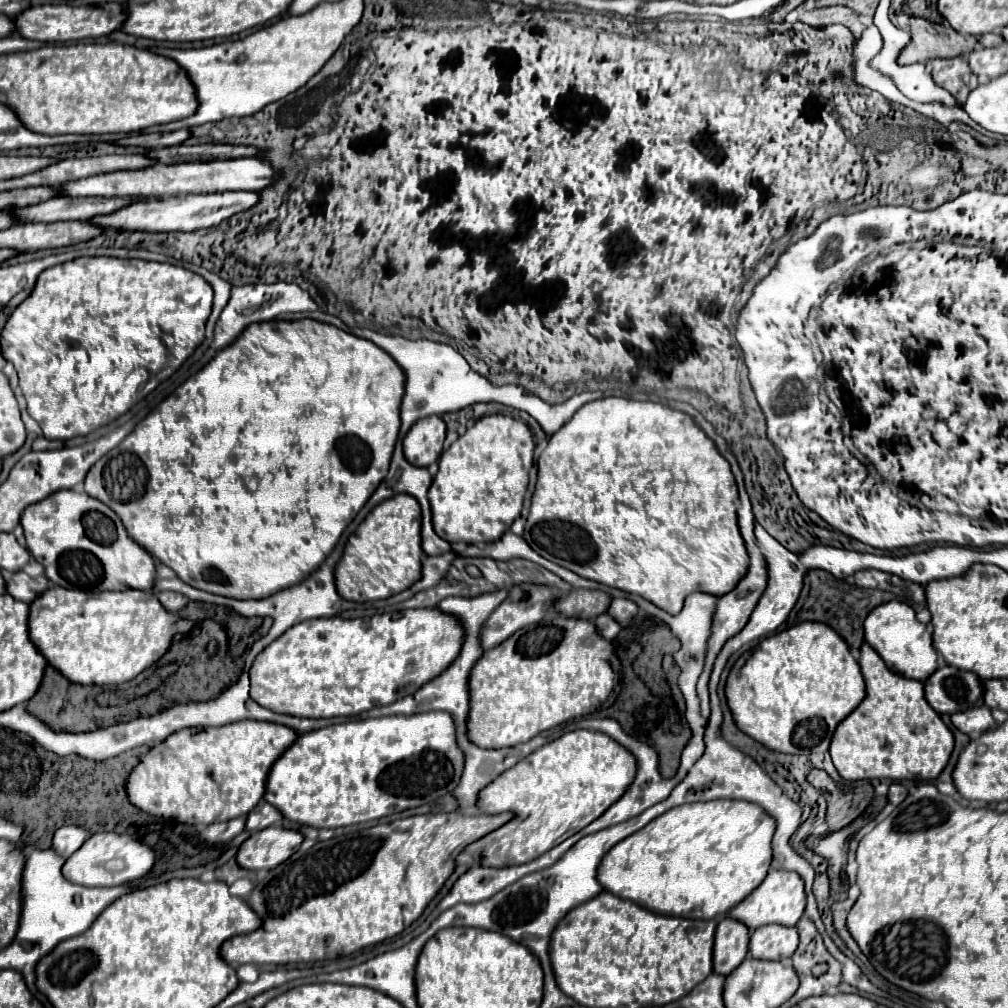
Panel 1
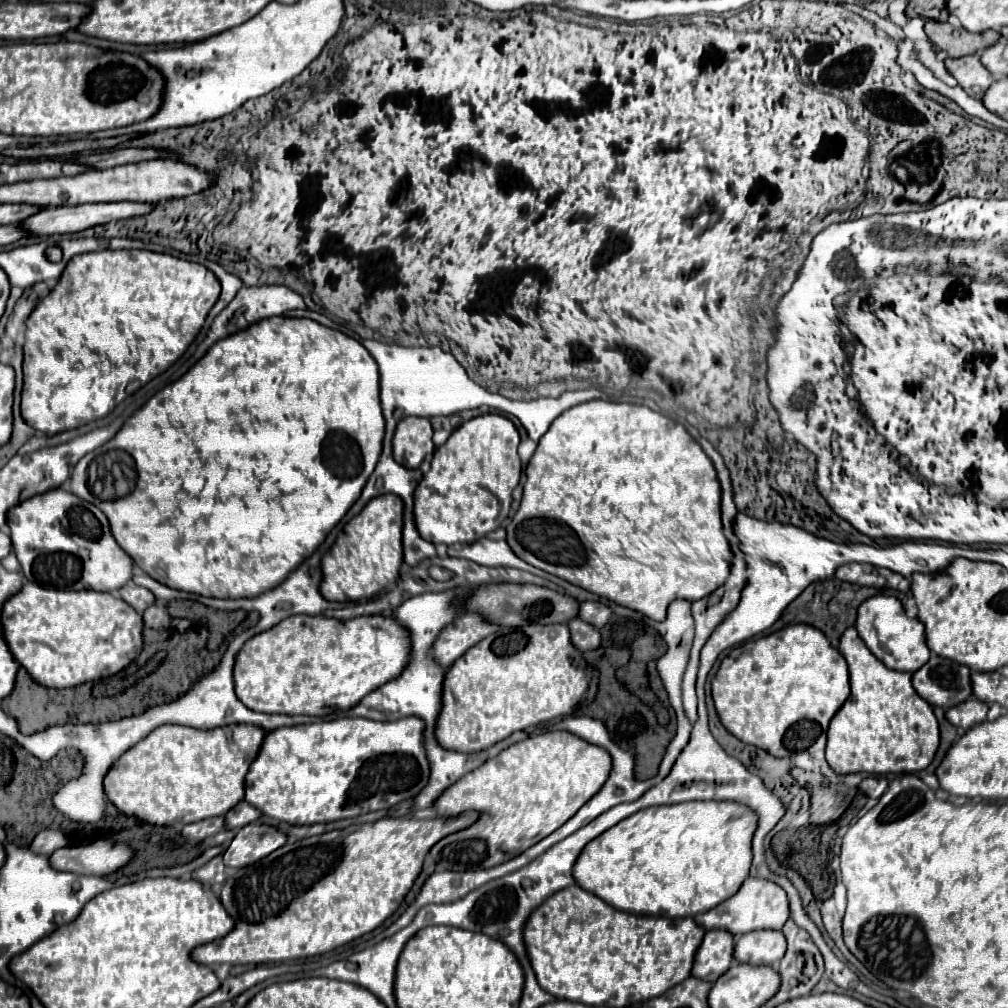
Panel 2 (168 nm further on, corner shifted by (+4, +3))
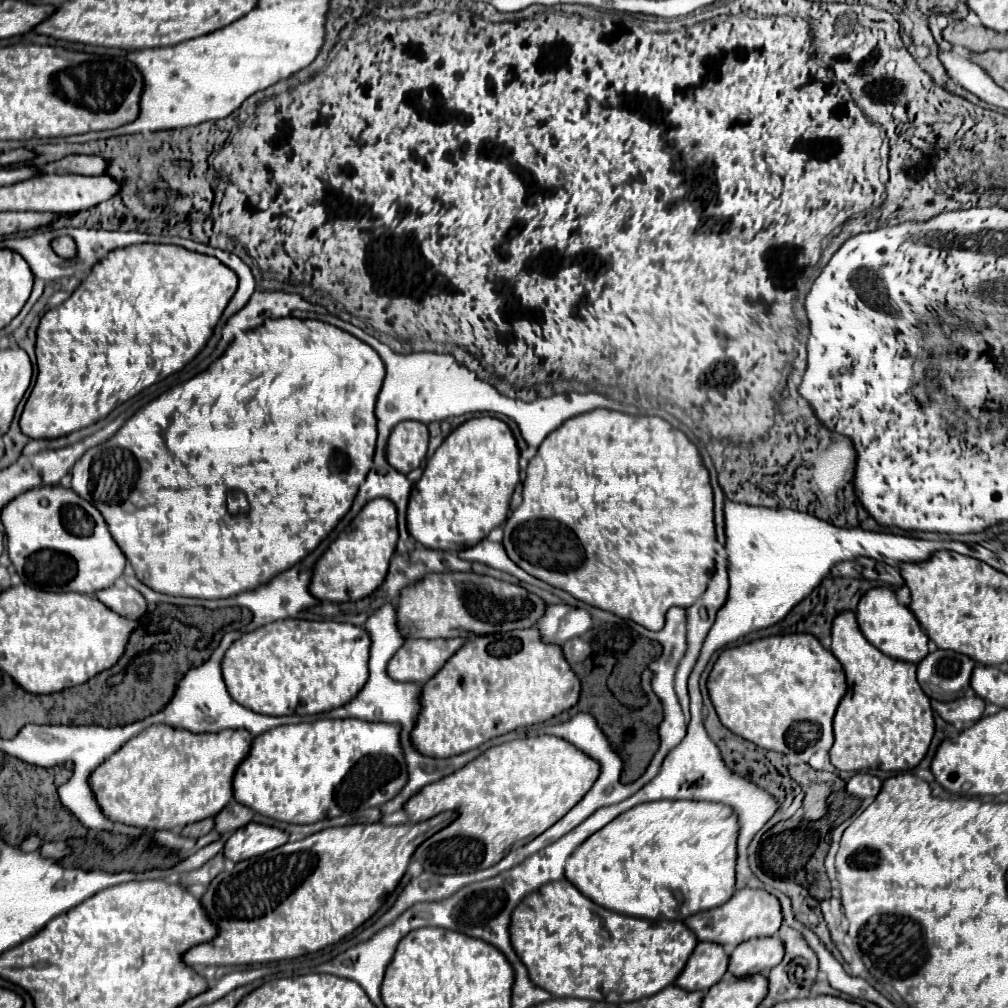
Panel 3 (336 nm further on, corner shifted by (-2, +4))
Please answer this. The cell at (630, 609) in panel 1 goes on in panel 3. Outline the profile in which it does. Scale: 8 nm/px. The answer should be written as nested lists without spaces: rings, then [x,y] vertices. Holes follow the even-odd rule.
[[[556,604],[544,610],[544,616],[540,616],[536,622],[536,628],[544,644],[562,646],[566,640],[572,640],[588,632],[592,628],[592,618],[586,610]]]

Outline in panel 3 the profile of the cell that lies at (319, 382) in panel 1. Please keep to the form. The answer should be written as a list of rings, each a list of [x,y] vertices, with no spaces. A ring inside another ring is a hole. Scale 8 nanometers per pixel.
[[[276,318],[266,320],[260,328],[240,334],[228,350],[210,364],[208,370],[200,372],[192,380],[164,392],[144,408],[140,408],[126,424],[104,444],[88,450],[72,468],[72,490],[84,500],[94,504],[104,516],[108,530],[126,560],[132,564],[136,578],[148,588],[168,596],[190,596],[190,598],[228,598],[240,592],[266,584],[276,572],[292,568],[304,560],[342,520],[352,506],[352,500],[372,468],[372,452],[376,448],[376,396],[382,388],[384,364],[374,348],[358,340],[356,336],[320,322],[320,320],[298,320],[298,318]],[[228,490],[242,490],[248,496],[250,512],[246,516],[230,516],[226,508]]]

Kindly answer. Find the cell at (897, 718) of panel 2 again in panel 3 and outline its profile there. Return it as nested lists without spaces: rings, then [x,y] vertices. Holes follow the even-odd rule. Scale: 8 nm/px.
[[[852,610],[838,612],[838,616],[832,620],[832,654],[838,658],[838,662],[844,668],[846,674],[846,694],[838,704],[836,716],[834,716],[834,746],[830,748],[830,762],[842,770],[842,772],[856,772],[856,770],[884,770],[884,772],[896,772],[896,770],[912,770],[920,764],[920,760],[926,756],[930,740],[934,736],[934,712],[930,706],[930,698],[922,692],[916,678],[917,665],[912,662],[900,662],[886,654],[882,654],[878,648],[874,648],[860,632],[856,616]]]

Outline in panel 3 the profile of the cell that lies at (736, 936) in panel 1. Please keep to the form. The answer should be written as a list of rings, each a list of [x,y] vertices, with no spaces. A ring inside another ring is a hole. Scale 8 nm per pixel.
[[[700,942],[692,956],[688,958],[688,964],[680,972],[680,976],[674,980],[674,986],[684,988],[688,992],[702,990],[706,992],[712,988],[720,978],[726,974],[728,968],[728,954],[724,946]]]

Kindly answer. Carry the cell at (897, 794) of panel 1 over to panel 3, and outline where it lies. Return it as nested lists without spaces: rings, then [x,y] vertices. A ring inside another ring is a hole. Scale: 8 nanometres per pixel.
[[[854,774],[846,784],[846,792],[858,798],[868,798],[876,796],[880,792],[880,786],[882,782],[872,774]]]

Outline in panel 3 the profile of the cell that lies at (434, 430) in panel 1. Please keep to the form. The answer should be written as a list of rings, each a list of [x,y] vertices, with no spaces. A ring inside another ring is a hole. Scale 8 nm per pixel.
[[[406,420],[396,424],[386,446],[386,460],[400,474],[416,470],[428,450],[428,428],[426,424]]]

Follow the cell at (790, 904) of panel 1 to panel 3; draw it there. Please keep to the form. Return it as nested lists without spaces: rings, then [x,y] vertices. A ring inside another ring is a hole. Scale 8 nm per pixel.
[[[742,888],[726,904],[692,914],[684,918],[684,924],[696,934],[698,942],[714,942],[722,944],[726,950],[732,950],[750,938],[774,936],[782,924],[782,912],[780,912],[780,902],[766,890]]]

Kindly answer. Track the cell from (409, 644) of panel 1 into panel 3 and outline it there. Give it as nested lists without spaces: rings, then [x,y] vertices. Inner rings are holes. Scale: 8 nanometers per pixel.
[[[276,620],[238,638],[224,654],[222,678],[228,694],[242,706],[268,716],[318,714],[344,706],[360,692],[368,680],[370,638],[364,628],[344,622],[310,622],[310,620]]]

